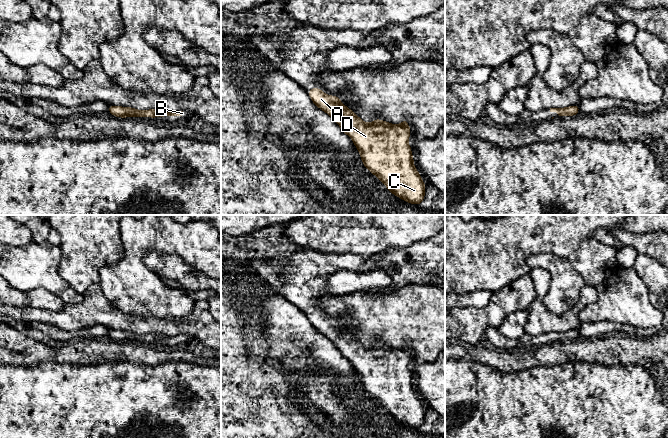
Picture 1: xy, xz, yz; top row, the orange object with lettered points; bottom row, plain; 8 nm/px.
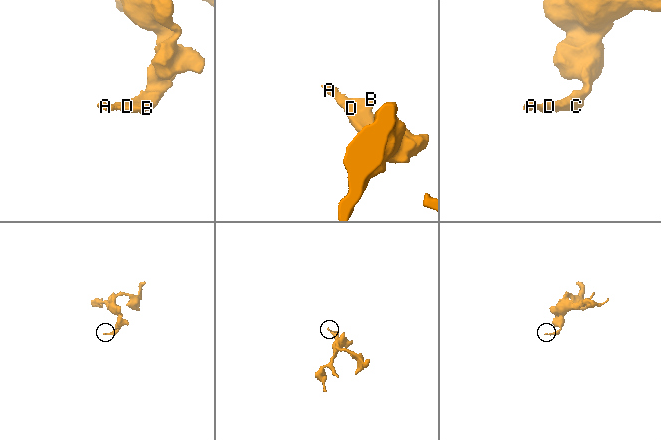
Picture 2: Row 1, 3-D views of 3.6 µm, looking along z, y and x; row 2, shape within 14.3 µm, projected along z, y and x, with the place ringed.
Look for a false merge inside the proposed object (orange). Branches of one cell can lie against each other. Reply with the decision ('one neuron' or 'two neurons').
one neuron

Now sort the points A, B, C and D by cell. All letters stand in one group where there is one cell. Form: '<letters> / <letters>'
A B C D

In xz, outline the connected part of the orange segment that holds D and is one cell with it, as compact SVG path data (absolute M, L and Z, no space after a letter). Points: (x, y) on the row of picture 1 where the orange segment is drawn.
M316 87L307 94L352 139L364 167L387 187L389 193L410 204L421 205L426 185L414 167L408 143L412 130L407 119L402 119L399 125L378 118L365 123L340 101L340 96L324 94L322 88Z

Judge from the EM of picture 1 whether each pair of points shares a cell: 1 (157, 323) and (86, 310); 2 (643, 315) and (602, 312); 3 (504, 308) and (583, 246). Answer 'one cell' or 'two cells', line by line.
1: one cell
2: one cell
3: two cells

